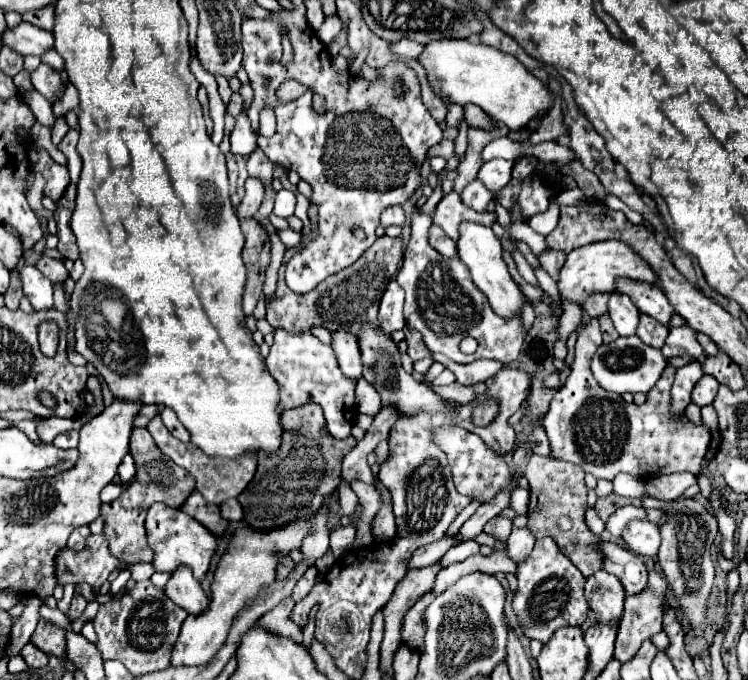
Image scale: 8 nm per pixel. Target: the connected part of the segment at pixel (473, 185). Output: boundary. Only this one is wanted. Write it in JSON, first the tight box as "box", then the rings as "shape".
{"box":[462,180,494,210],"shape":[[[480,180],[470,182],[462,192],[462,202],[466,206],[472,206],[474,210],[486,210],[486,206],[490,204],[492,198],[494,198],[494,194],[488,192],[488,188]]]}

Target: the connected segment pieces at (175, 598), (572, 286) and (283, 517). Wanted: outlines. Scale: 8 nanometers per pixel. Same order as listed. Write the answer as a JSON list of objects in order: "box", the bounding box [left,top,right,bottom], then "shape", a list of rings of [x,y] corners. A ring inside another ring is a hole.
[{"box":[164,566,210,614],"shape":[[[180,566],[180,570],[172,572],[168,584],[164,586],[164,594],[188,614],[202,614],[210,602],[188,566]]]},{"box":[556,240,656,306],"shape":[[[606,240],[572,250],[564,266],[560,268],[560,278],[556,286],[562,300],[570,300],[582,306],[586,298],[590,298],[596,292],[614,292],[614,278],[618,276],[626,276],[642,282],[656,282],[656,274],[652,272],[652,268],[628,244],[618,240]]]},{"box":[238,402,356,530],"shape":[[[312,402],[304,404],[300,408],[284,410],[282,412],[282,424],[284,424],[284,436],[282,436],[282,446],[280,446],[278,454],[274,454],[272,458],[258,454],[256,476],[246,486],[246,490],[238,496],[238,502],[244,508],[244,518],[248,520],[250,526],[254,526],[258,530],[270,530],[276,526],[284,526],[284,524],[288,524],[296,518],[304,518],[308,512],[316,510],[320,506],[322,496],[330,494],[340,484],[340,462],[342,462],[344,454],[356,446],[356,440],[352,436],[348,440],[332,438],[326,430],[320,406],[316,406]]]}]

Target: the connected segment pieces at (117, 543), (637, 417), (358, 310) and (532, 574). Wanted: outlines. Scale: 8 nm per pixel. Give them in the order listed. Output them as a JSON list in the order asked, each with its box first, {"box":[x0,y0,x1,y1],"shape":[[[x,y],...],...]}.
[{"box":[102,428,194,564],"shape":[[[134,428],[130,436],[130,454],[136,462],[136,478],[126,486],[126,490],[110,504],[102,504],[102,518],[104,518],[104,538],[116,558],[126,564],[136,562],[152,562],[152,550],[146,542],[144,518],[148,508],[154,502],[164,502],[168,506],[180,508],[188,494],[194,490],[194,478],[180,466],[176,466],[170,458],[166,458],[158,446],[154,444],[150,432],[146,428]]]},{"box":[544,320,710,480],"shape":[[[592,320],[578,332],[576,358],[566,384],[556,390],[550,410],[544,416],[544,428],[550,438],[552,456],[574,462],[596,478],[612,480],[618,472],[642,474],[674,474],[700,472],[700,462],[708,452],[710,430],[704,424],[694,424],[688,418],[676,418],[672,412],[670,386],[674,368],[666,368],[656,386],[646,394],[644,404],[624,402],[618,394],[604,390],[592,376],[590,362],[596,348],[602,344],[598,320]]]},{"box":[266,236,402,336],"shape":[[[382,236],[378,238],[362,256],[356,260],[350,268],[340,270],[338,274],[326,278],[320,286],[310,290],[308,294],[294,294],[288,290],[285,282],[285,269],[289,260],[301,249],[292,247],[286,250],[283,264],[278,272],[278,288],[268,304],[268,314],[266,320],[274,328],[282,328],[294,334],[300,332],[310,332],[314,326],[324,326],[328,330],[348,330],[350,334],[358,336],[364,324],[378,324],[378,306],[380,298],[388,286],[388,282],[394,278],[400,266],[402,258],[402,240],[400,238],[390,238]]]},{"box":[514,538,588,642],"shape":[[[552,538],[536,542],[530,558],[516,570],[518,592],[514,594],[514,612],[528,638],[546,642],[560,626],[580,626],[588,614],[588,602],[584,598],[582,572],[558,550]]]}]

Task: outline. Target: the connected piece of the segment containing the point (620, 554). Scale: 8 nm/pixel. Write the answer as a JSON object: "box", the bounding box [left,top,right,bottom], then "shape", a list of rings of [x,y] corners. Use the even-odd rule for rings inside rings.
{"box":[598,542,648,594],"shape":[[[600,542],[598,550],[602,554],[604,570],[612,572],[624,586],[626,594],[638,594],[648,584],[648,572],[640,560],[640,556],[632,554],[630,550],[612,544],[612,542]]]}

